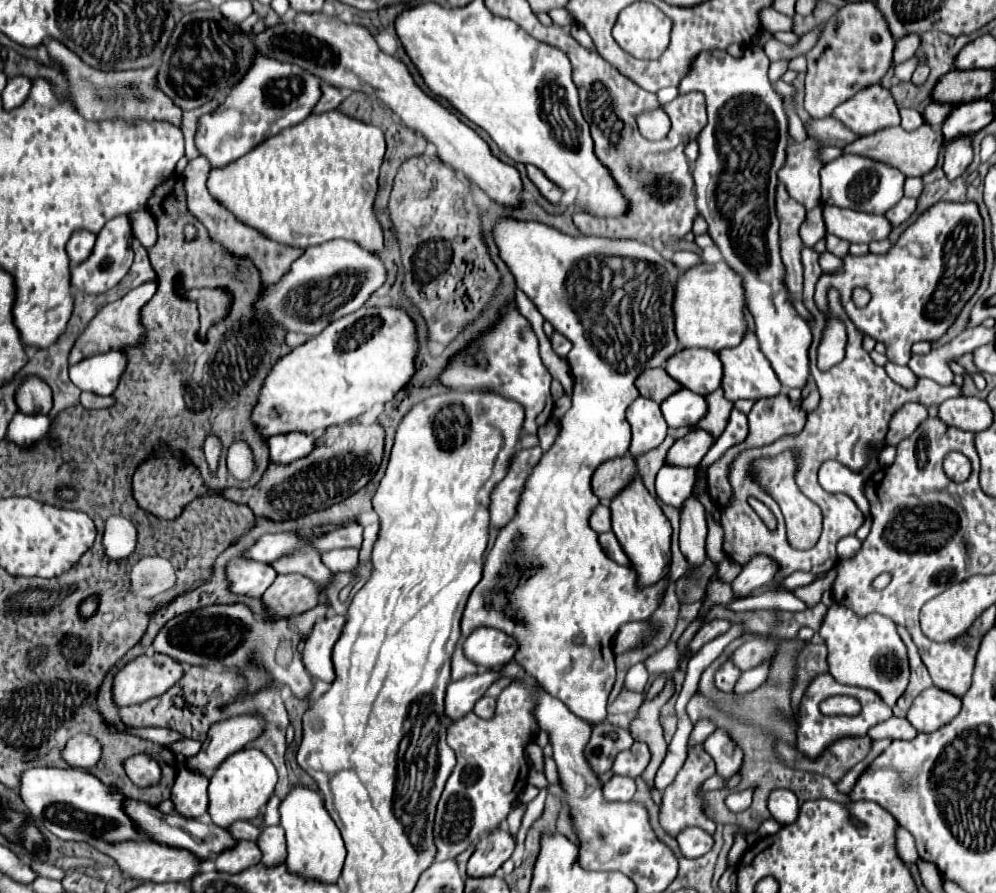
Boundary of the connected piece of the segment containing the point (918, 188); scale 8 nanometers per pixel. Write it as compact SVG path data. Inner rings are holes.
M906 178L906 186L904 186L904 192L908 198L918 198L924 190L924 184L922 184L922 178Z

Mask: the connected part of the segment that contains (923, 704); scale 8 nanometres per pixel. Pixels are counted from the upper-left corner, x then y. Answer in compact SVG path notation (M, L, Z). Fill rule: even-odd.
M932 686L914 700L908 710L908 722L918 732L934 732L948 724L960 712L960 706L962 702L956 696Z

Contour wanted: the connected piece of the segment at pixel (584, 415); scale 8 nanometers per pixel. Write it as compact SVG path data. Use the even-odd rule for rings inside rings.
M512 218L498 220L494 240L502 260L514 274L518 288L526 292L544 320L572 342L566 360L574 378L574 392L572 408L562 418L560 436L534 466L522 492L518 514L500 530L494 548L488 552L484 576L472 590L462 616L462 638L480 626L498 628L514 636L520 644L524 672L532 674L546 692L562 700L576 716L590 724L598 724L606 718L606 702L616 676L612 638L622 624L646 620L658 608L668 580L664 578L654 586L636 588L634 568L620 566L604 554L598 544L598 534L588 524L588 518L598 504L590 478L602 462L628 452L630 424L626 420L626 408L640 396L634 386L638 374L646 368L664 368L666 360L678 352L672 302L674 284L682 270L640 240L568 236L538 222L518 222Z

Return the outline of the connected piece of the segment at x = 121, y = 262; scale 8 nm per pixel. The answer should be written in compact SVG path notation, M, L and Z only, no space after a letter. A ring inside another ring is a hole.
M118 216L118 218L112 218L110 222L106 222L104 228L98 232L96 246L94 246L92 254L88 256L88 260L84 260L76 268L72 268L72 286L76 286L78 290L82 290L86 294L102 294L102 292L114 288L132 266L134 252L130 248L130 242L132 242L132 228L130 228L128 216Z

